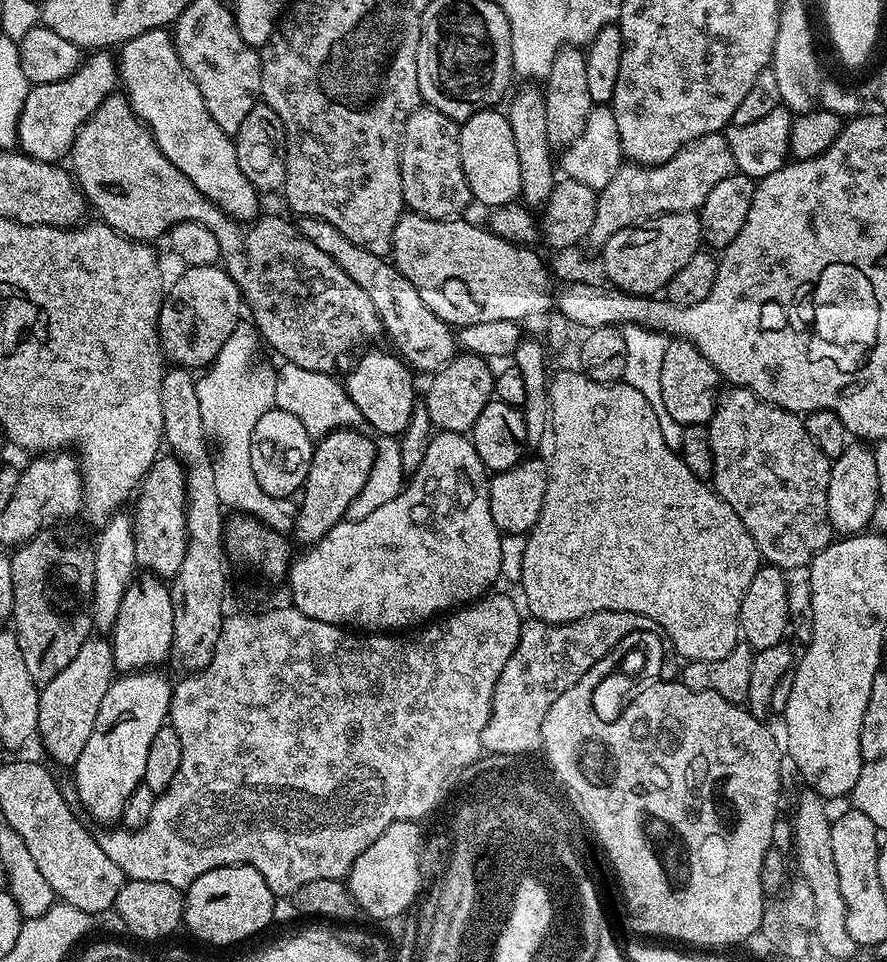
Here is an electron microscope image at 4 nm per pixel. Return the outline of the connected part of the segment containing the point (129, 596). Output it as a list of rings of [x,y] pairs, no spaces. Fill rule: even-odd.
[[[140,574],[128,585],[126,594],[118,606],[118,618],[110,633],[110,643],[115,671],[131,674],[141,670],[152,670],[173,655],[174,602],[169,585],[159,576]]]

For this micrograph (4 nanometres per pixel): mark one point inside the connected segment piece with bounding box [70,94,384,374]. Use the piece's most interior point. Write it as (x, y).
(307, 309)

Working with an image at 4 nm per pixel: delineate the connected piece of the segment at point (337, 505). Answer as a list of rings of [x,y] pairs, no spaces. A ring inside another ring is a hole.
[[[341,428],[329,432],[315,445],[312,465],[298,500],[298,511],[294,517],[294,533],[304,546],[311,546],[340,523],[348,515],[350,502],[358,498],[376,457],[376,440],[371,435],[363,436],[352,428]]]

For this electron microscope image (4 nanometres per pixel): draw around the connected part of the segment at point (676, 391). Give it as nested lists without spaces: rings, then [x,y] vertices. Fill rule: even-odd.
[[[669,339],[666,355],[662,357],[662,403],[666,405],[673,425],[707,425],[716,409],[719,384],[722,384],[720,371],[700,353],[698,346],[689,340]]]

